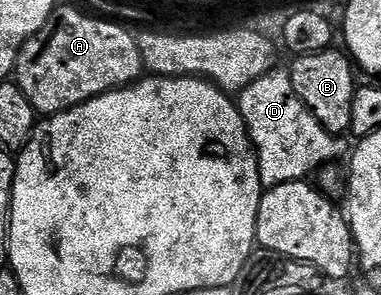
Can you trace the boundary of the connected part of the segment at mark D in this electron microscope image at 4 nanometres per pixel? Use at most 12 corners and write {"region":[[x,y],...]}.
{"region":[[285,67],[237,93],[263,189],[345,157]]}

